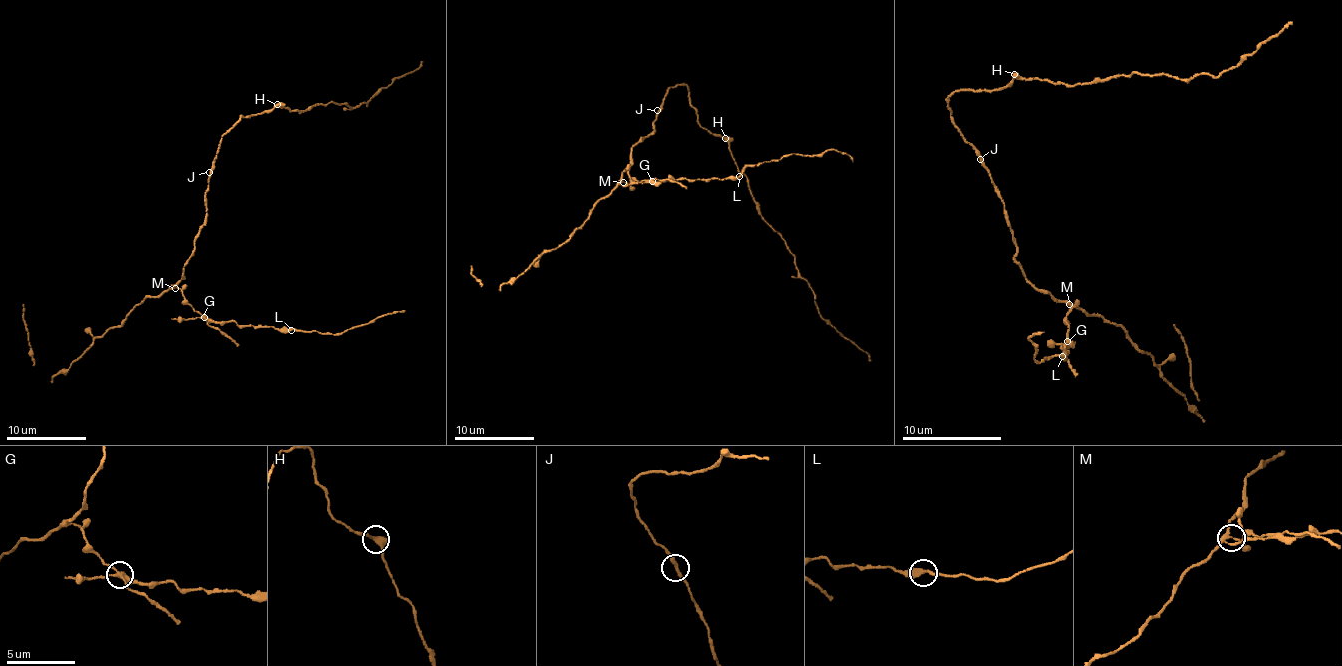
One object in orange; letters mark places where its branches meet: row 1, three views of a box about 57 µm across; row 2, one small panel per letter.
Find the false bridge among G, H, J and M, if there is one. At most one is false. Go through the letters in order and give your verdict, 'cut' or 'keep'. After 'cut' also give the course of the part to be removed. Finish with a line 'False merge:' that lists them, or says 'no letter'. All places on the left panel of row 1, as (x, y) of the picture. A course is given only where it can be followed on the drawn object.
G: cut; foreign part runs (203, 318), (239, 326), (337, 334), (405, 310)
H: keep
J: keep
M: keep
False merge: G

